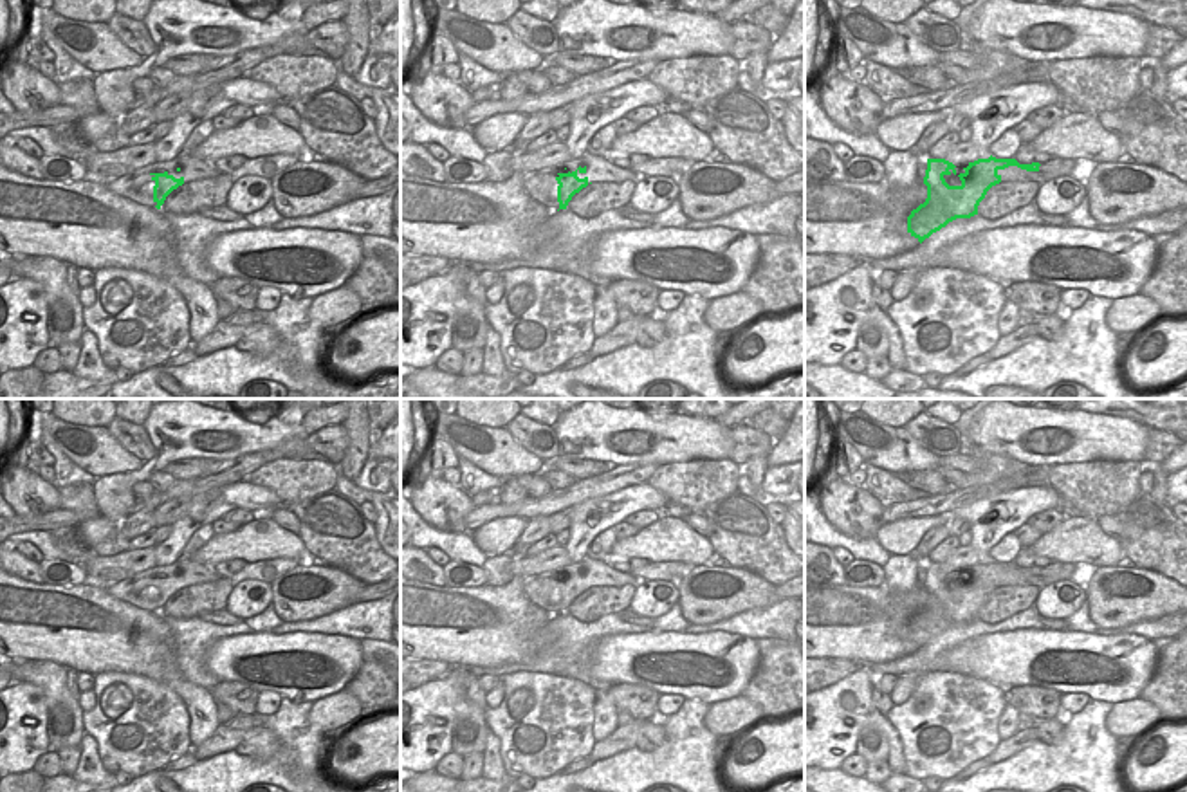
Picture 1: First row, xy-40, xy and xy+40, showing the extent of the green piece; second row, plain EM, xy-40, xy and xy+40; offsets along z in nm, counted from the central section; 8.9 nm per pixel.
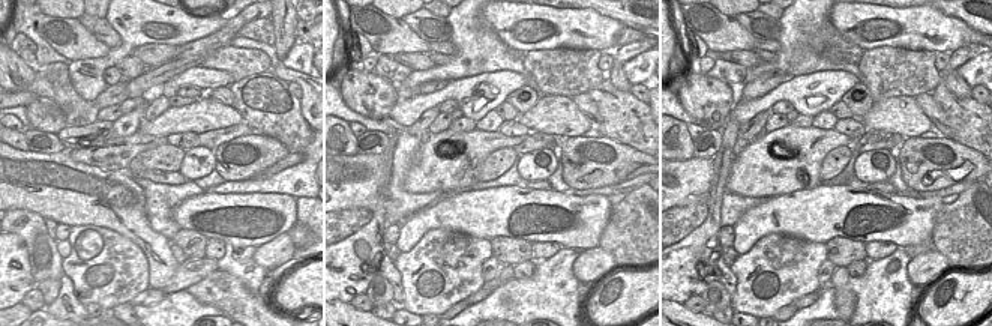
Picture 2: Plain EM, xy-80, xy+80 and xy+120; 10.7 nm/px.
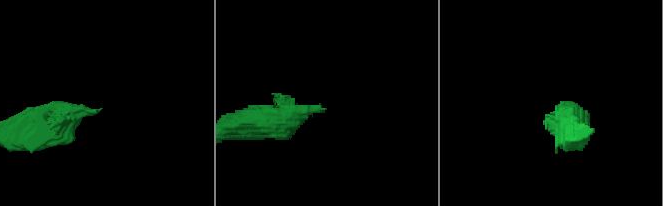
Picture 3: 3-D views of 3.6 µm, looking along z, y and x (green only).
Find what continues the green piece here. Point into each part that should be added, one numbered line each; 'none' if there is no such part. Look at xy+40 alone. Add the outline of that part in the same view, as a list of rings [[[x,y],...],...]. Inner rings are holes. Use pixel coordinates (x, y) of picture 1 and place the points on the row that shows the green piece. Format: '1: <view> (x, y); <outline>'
1: xy+40 (1079, 168); [[[1052,159],[1039,166],[1039,171],[1057,173],[1059,177],[1073,177],[1082,184],[1084,179],[1090,179],[1097,162],[1088,159]]]

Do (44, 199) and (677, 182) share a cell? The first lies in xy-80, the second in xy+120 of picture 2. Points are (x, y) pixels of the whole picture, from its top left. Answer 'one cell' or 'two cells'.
one cell

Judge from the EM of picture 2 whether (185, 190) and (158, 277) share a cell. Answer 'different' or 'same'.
different

